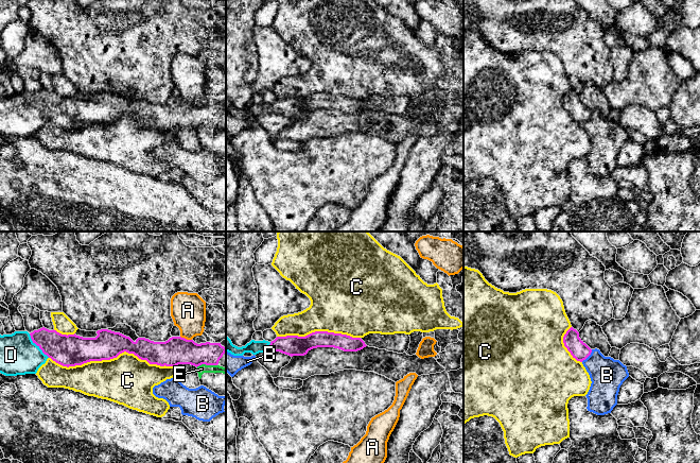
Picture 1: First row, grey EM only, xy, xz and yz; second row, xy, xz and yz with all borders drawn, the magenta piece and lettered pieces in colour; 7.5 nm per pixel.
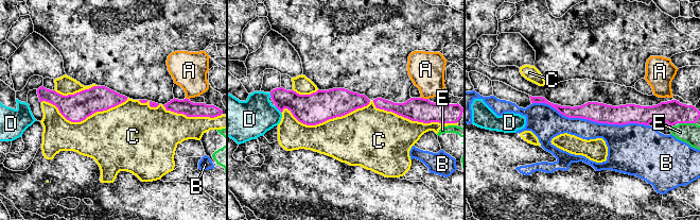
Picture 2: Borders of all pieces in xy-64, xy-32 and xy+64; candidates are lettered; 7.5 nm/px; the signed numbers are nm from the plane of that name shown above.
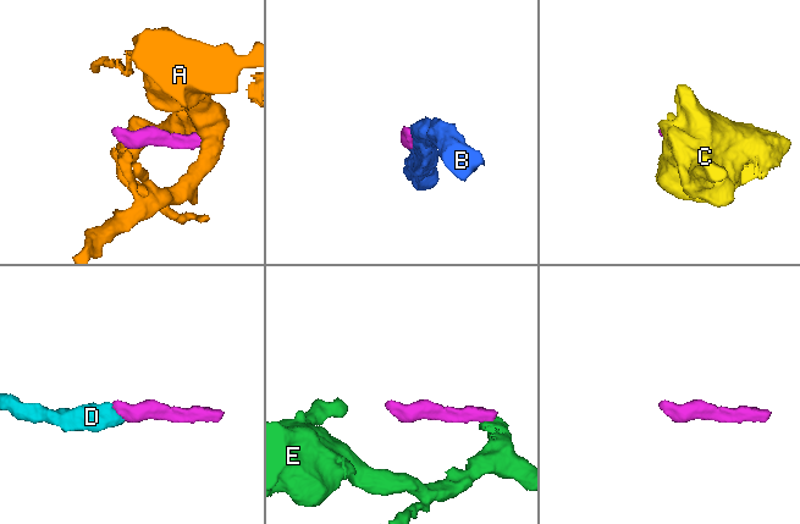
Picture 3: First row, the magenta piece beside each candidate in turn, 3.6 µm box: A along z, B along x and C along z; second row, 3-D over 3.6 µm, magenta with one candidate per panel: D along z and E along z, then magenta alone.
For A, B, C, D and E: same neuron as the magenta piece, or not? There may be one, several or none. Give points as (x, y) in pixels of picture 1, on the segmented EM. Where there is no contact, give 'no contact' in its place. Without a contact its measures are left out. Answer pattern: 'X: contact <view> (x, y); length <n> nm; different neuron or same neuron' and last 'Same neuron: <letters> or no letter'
A: contact xy (186, 339); length 90 nm; different neuron
B: contact yz (588, 356); length 130 nm; different neuron
C: contact xy (112, 358); length 950 nm; different neuron
D: contact xy (37, 345); length 240 nm; same neuron
E: contact xy (206, 364); length 160 nm; different neuron
Same neuron: D

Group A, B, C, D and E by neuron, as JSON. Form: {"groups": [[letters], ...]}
{"groups": [["A"], ["B"], ["C"], ["D"], ["E"]]}

